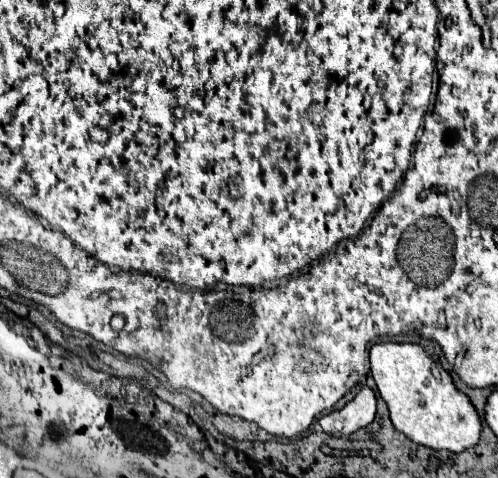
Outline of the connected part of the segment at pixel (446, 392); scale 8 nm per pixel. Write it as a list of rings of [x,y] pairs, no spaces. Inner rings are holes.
[[[396,342],[374,344],[370,350],[370,370],[382,400],[388,404],[388,412],[394,428],[406,434],[412,442],[432,450],[450,450],[450,452],[464,452],[466,448],[472,448],[478,444],[482,424],[470,398],[456,390],[450,374],[432,356],[428,356],[422,346],[396,344]]]

